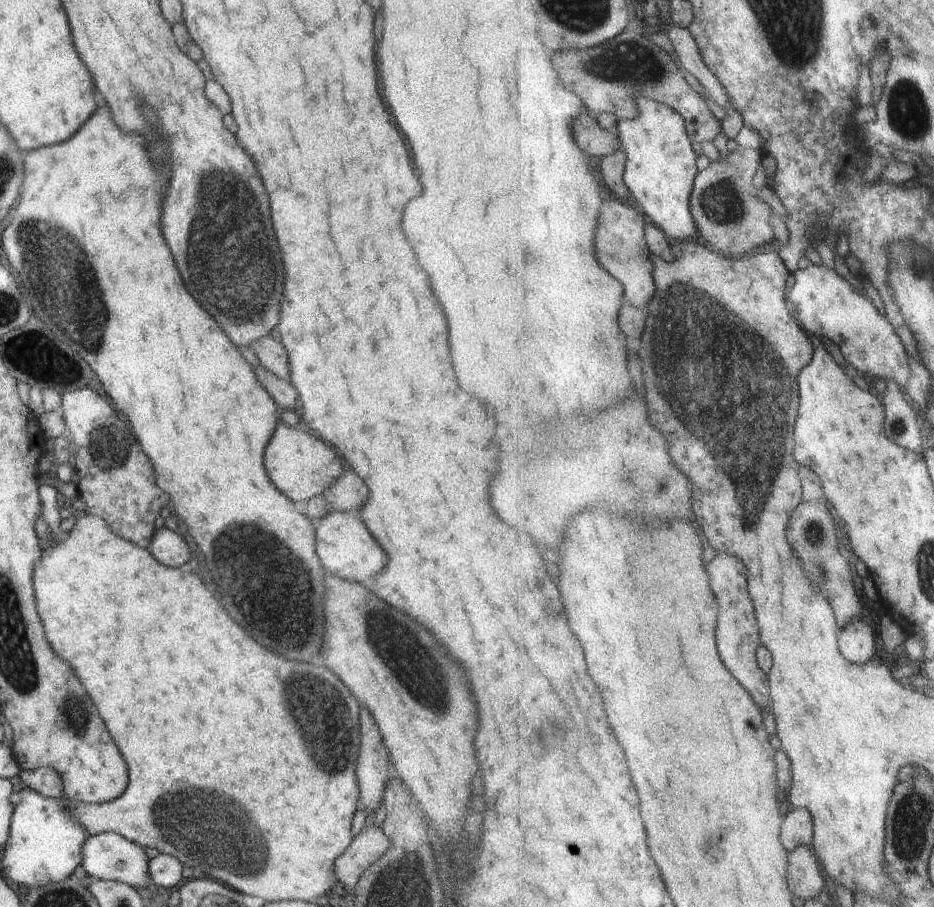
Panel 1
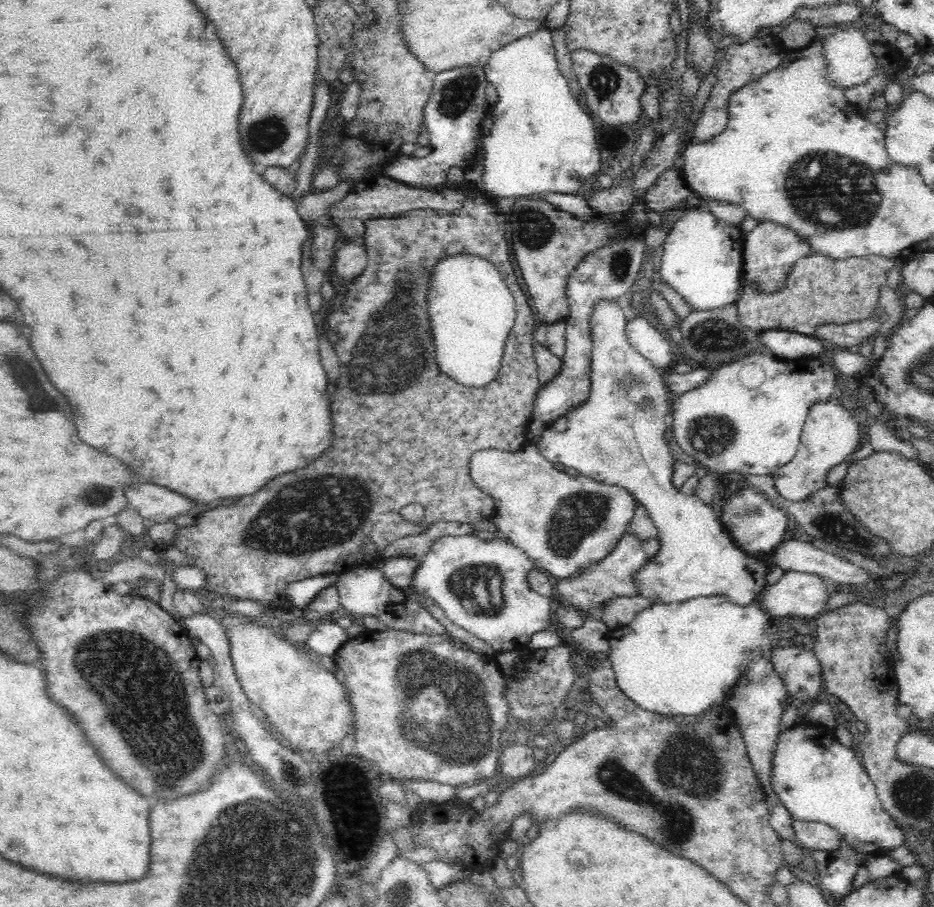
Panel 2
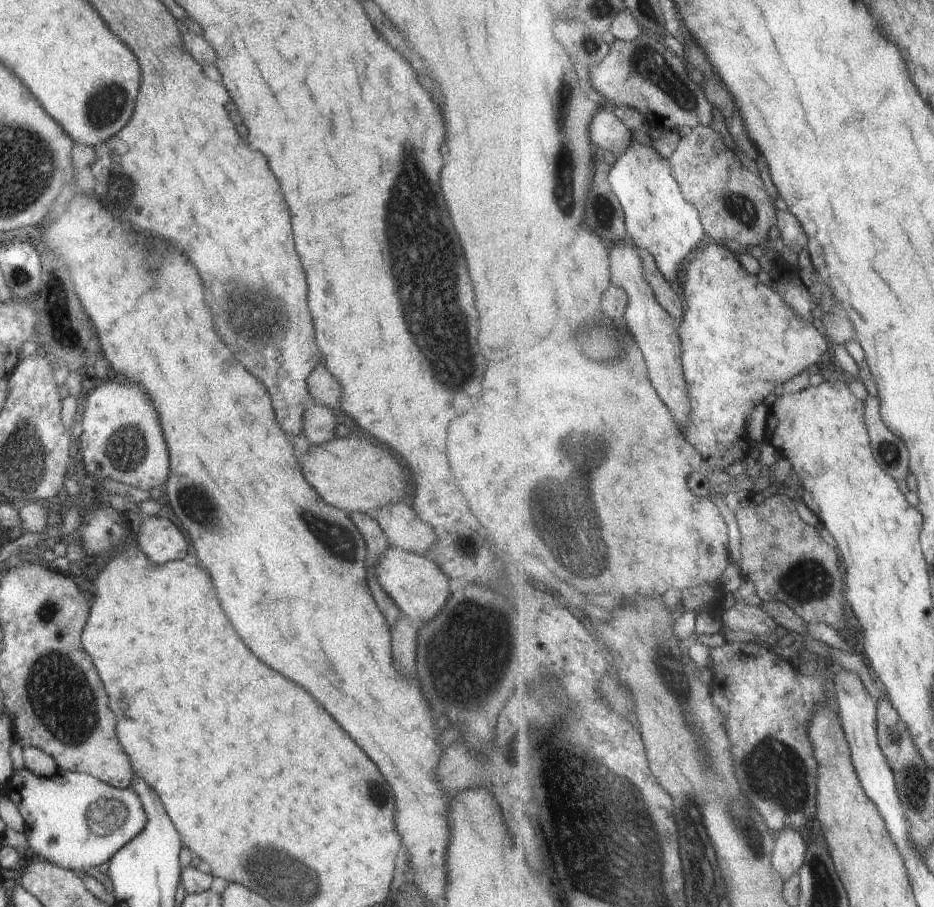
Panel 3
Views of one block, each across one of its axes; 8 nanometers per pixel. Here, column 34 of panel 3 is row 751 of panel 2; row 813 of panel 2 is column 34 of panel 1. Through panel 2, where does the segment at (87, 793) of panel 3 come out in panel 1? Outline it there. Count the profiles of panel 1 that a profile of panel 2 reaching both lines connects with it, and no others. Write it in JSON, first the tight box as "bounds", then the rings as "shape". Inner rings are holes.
{"bounds":[2,787,90,888],"shape":[[[27,787],[19,792],[19,796],[20,801],[13,808],[8,843],[2,852],[4,855],[2,856],[2,870],[6,876],[26,888],[38,887],[48,881],[60,881],[73,876],[76,868],[82,863],[83,845],[90,836],[71,813],[71,806],[64,798],[66,794],[59,790],[50,795],[42,795]]]}

